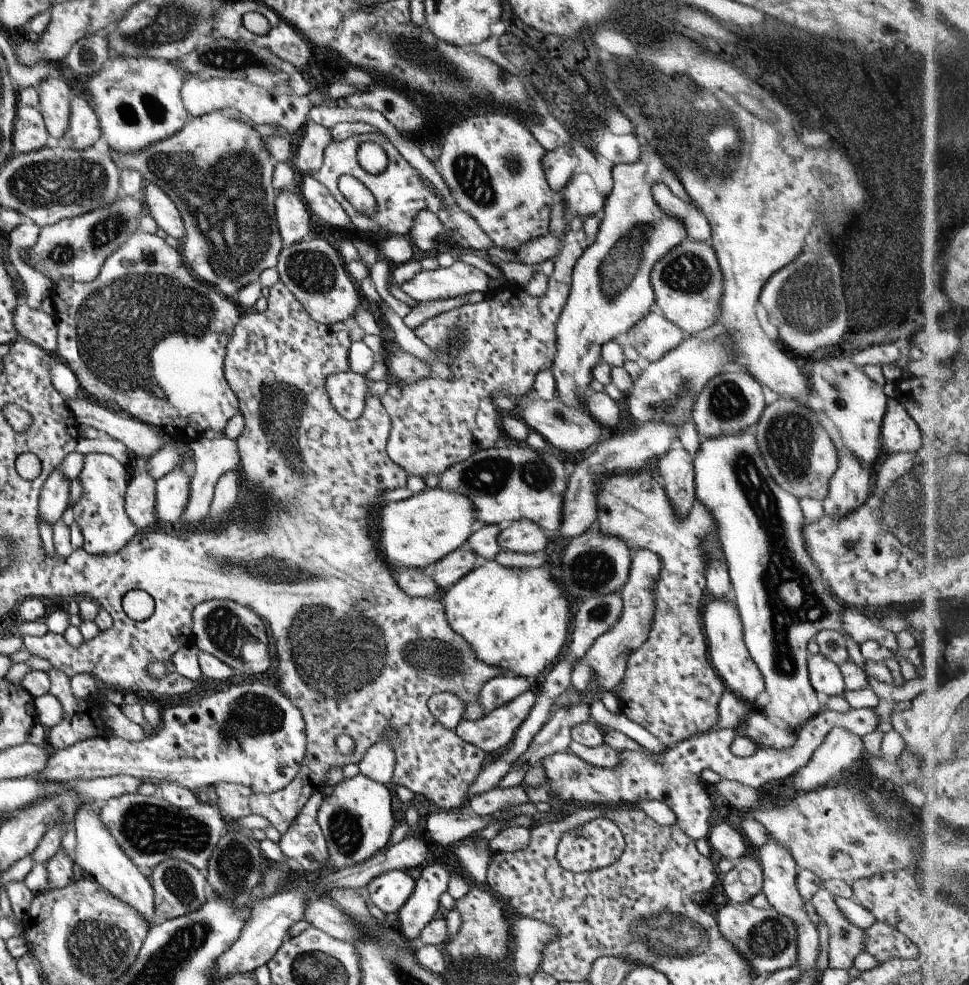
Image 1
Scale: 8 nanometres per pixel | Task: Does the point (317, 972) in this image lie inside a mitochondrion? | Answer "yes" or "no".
yes

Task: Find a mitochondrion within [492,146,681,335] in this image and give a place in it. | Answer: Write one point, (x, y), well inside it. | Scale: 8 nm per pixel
(618, 273)

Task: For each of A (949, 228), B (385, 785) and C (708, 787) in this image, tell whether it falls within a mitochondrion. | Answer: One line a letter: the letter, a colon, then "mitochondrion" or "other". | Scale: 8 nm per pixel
A: other
B: other
C: other

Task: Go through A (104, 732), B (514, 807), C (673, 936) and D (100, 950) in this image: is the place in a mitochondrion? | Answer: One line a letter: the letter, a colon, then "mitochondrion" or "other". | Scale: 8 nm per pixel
A: other
B: other
C: mitochondrion
D: mitochondrion

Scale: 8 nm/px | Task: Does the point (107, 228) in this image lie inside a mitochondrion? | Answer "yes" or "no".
yes

